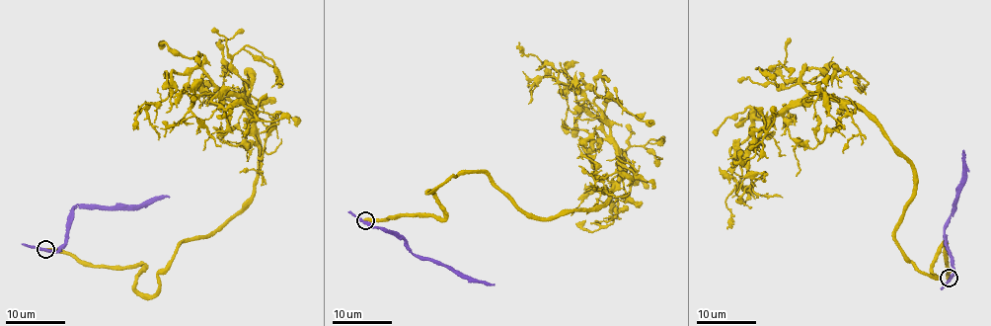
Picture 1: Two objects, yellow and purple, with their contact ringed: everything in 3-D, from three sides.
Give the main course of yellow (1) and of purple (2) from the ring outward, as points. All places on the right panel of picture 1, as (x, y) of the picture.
1: (950, 278), (944, 243), (938, 276), (896, 240), (903, 154), (821, 94), (730, 150), (727, 229)
2: (950, 278), (952, 258), (945, 223), (960, 182), (963, 150)

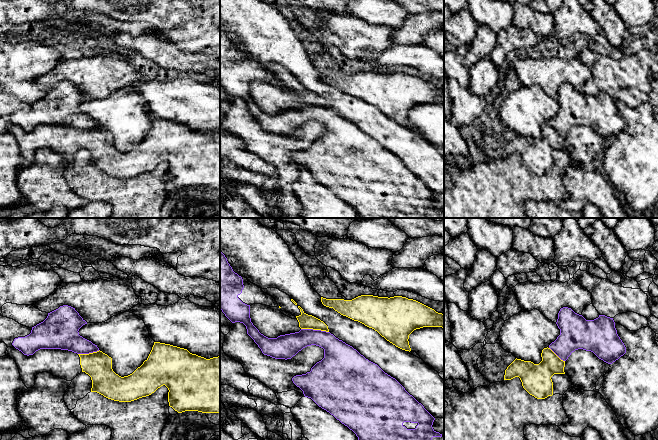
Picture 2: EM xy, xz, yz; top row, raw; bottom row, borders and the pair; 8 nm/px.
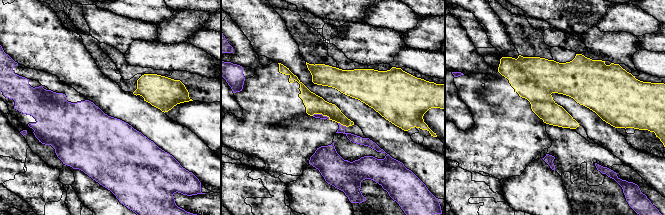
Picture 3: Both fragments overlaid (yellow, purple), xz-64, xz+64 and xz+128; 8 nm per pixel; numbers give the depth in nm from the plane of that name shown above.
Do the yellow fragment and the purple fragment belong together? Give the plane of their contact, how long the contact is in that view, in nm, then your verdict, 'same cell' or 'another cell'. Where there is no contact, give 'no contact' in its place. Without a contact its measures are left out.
meets yellow in xz; contact 220 nm long; another cell

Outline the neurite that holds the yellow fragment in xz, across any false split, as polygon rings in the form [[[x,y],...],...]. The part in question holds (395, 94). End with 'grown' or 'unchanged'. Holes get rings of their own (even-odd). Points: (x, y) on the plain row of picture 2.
[[[361,71],[352,76],[326,75],[321,73],[324,82],[333,84],[343,92],[358,97],[365,102],[374,105],[387,117],[396,123],[411,127],[409,111],[416,105],[423,103],[444,104],[444,90],[416,77],[402,72],[378,73],[373,71]]]; unchanged

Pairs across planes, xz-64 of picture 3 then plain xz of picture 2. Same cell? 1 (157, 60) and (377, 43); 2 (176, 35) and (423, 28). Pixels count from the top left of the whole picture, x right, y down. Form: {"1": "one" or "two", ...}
{"1": "two", "2": "one"}

